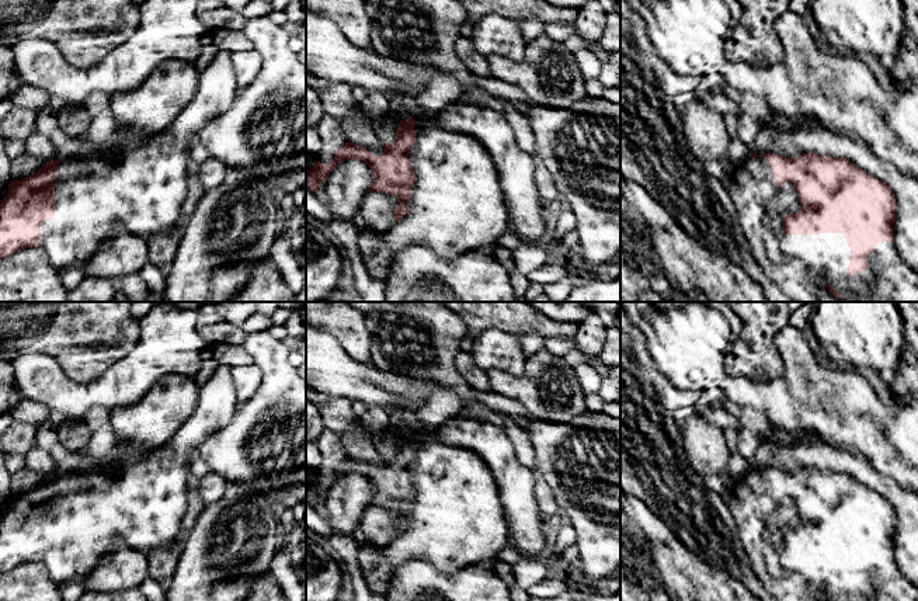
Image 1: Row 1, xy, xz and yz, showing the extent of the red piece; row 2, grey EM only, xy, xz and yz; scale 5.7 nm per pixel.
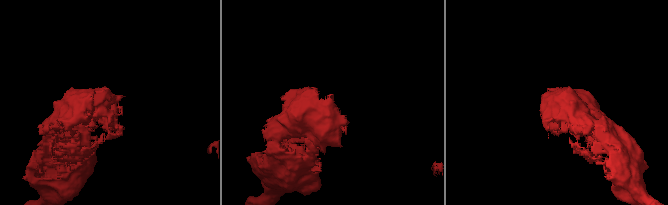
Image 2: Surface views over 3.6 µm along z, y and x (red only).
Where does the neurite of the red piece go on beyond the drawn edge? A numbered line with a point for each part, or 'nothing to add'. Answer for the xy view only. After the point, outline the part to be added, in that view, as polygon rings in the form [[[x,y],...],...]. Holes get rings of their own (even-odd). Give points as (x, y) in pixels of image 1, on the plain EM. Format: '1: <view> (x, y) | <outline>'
1: xy (142, 506) | [[[220,365],[216,374],[199,386],[195,411],[175,435],[139,463],[119,470],[62,473],[55,487],[55,531],[41,541],[41,563],[55,584],[86,579],[98,559],[117,549],[118,543],[147,555],[152,549],[171,548],[182,542],[181,520],[188,504],[191,458],[202,442],[226,428],[236,413],[237,397],[230,368]]]

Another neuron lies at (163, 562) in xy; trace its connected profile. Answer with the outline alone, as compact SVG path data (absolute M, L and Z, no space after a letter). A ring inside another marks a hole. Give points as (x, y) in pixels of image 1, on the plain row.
M182 542L174 543L171 548L152 549L147 553L149 559L149 576L167 591L174 572L178 564L178 557L182 550Z

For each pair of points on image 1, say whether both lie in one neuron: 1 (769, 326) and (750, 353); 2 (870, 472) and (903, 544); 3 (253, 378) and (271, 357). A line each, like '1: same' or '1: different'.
1: same
2: same
3: different

